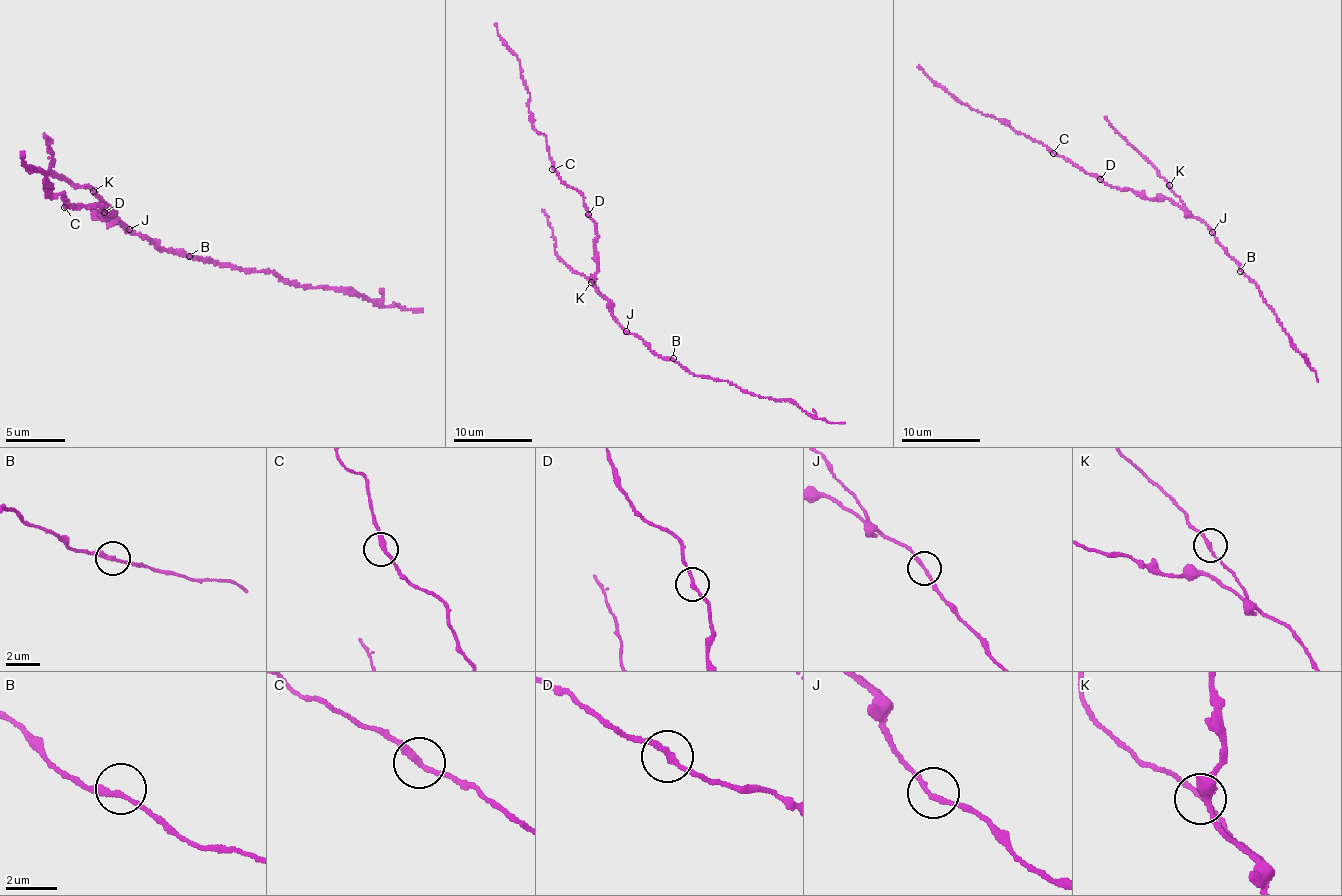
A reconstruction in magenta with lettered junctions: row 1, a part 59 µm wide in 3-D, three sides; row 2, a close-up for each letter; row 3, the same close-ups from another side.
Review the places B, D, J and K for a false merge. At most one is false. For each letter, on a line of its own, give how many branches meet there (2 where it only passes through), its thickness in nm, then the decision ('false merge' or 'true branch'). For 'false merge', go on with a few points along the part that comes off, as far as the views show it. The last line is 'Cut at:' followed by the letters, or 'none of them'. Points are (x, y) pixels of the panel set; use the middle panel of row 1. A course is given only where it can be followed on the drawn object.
B: 2 | 240 nm | true branch
D: 2 | 200 nm | true branch
J: 2 | 190 nm | true branch
K: 2 | 180 nm | true branch
Cut at: none of them

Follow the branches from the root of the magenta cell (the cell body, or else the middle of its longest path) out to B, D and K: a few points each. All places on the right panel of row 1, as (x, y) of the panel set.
B: (1169, 199), (1199, 217), (1240, 271)
D: (1169, 199), (1142, 199), (1130, 190), (1111, 187), (1100, 180)
K: (1169, 199), (1180, 206), (1185, 205), (1169, 185)

